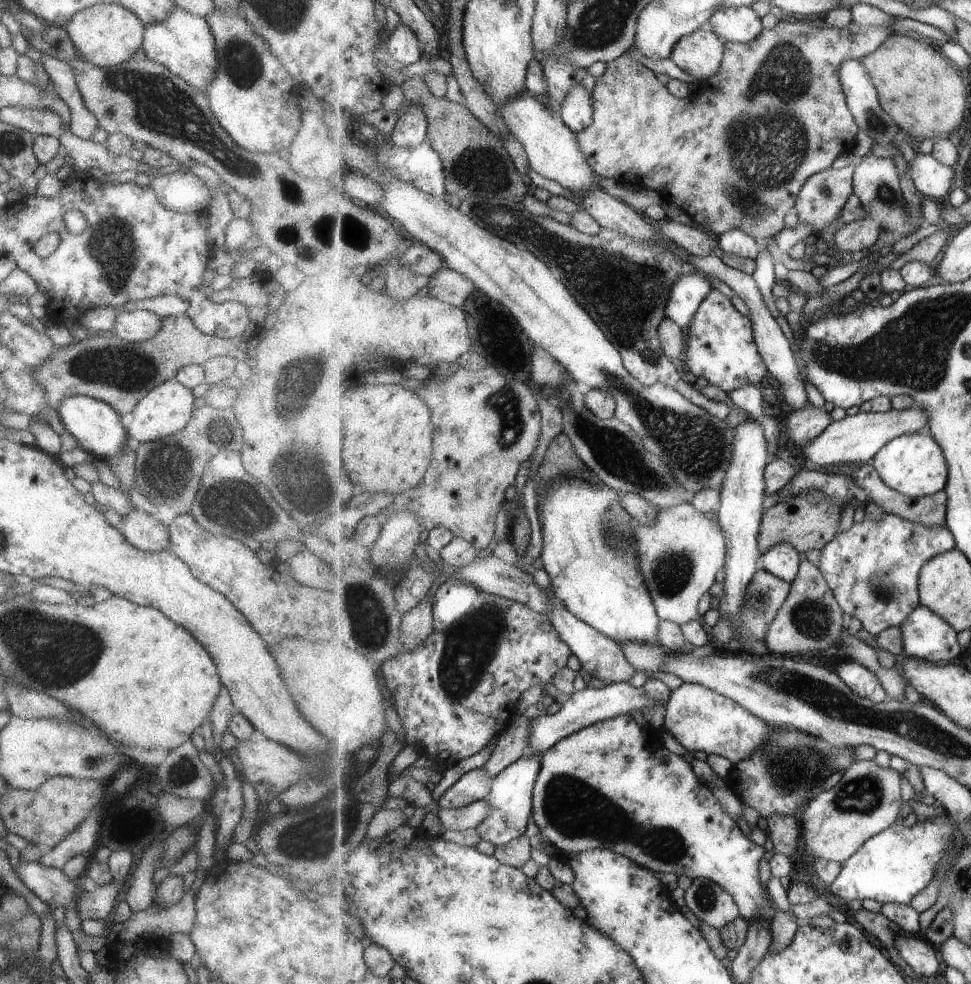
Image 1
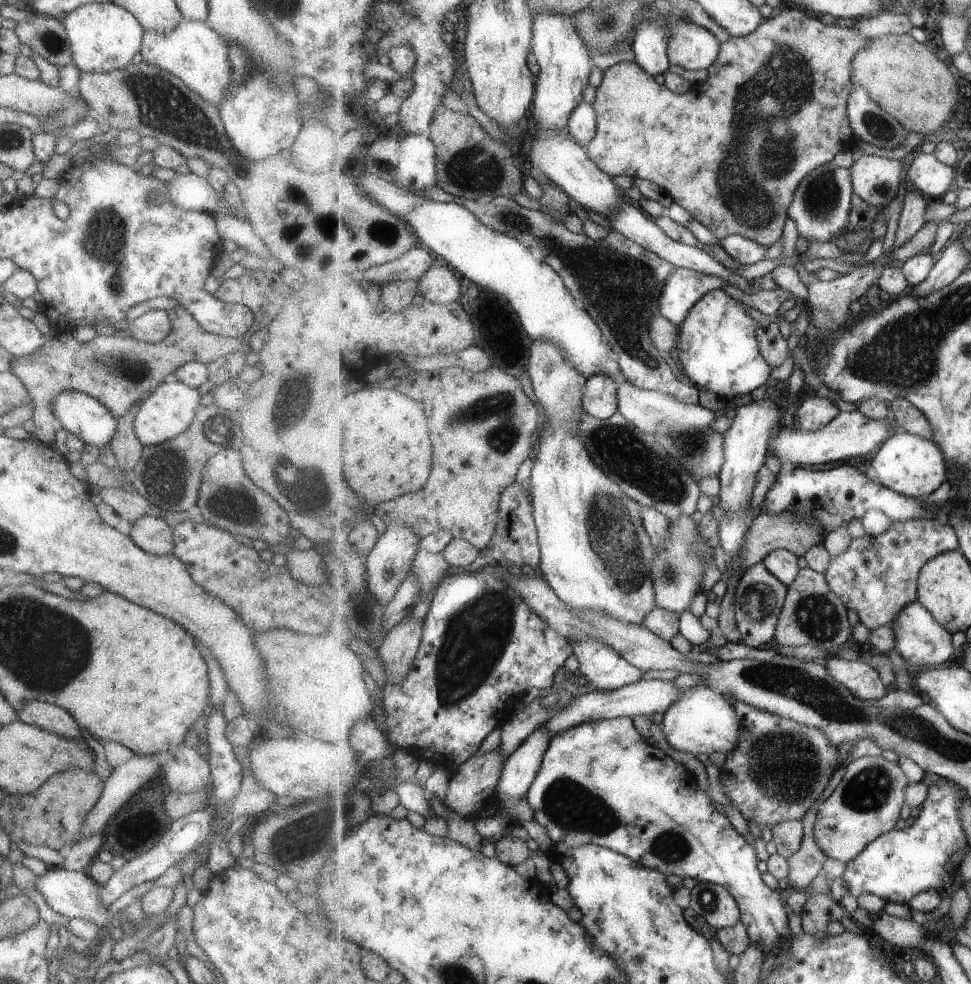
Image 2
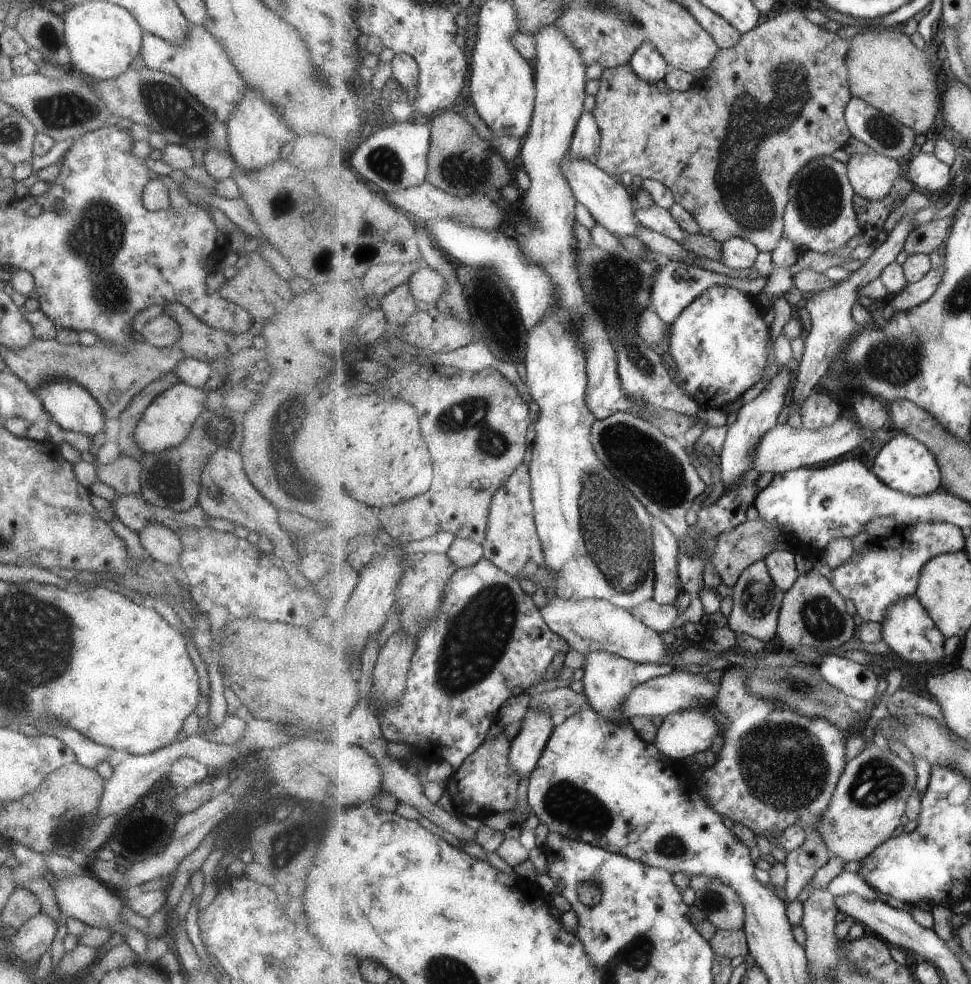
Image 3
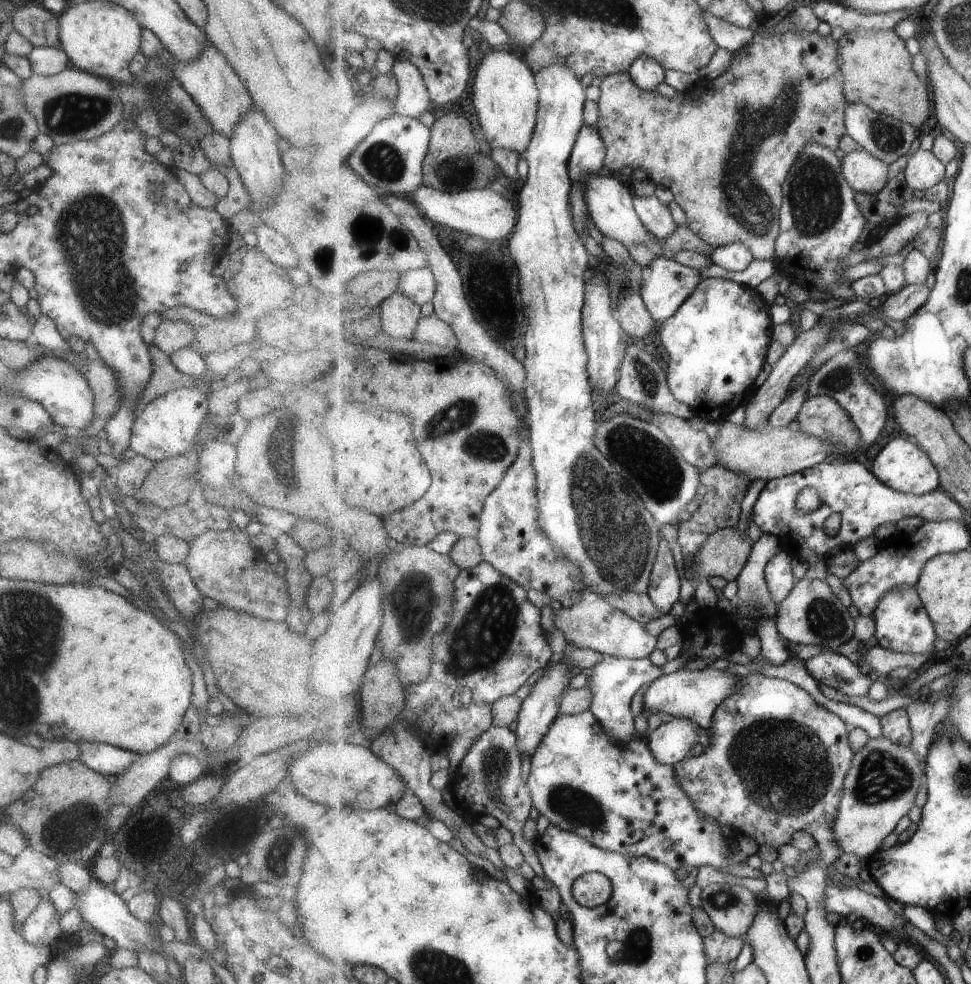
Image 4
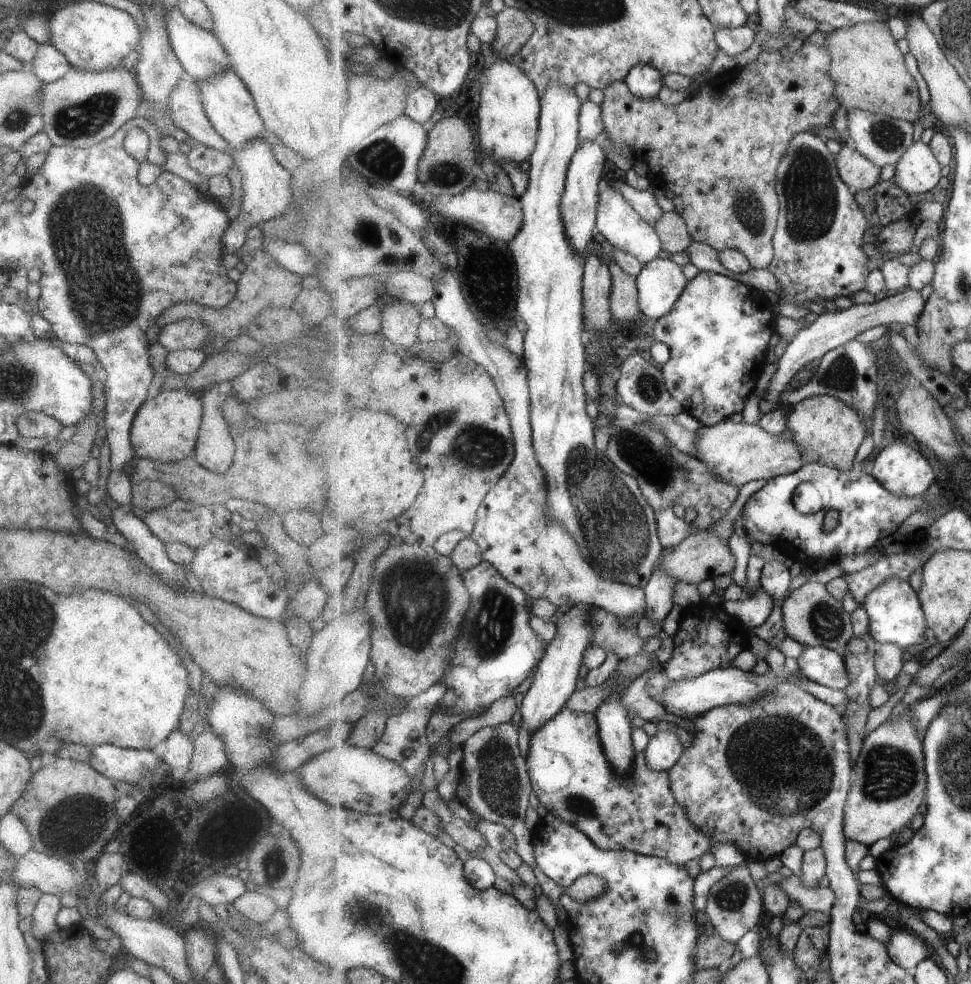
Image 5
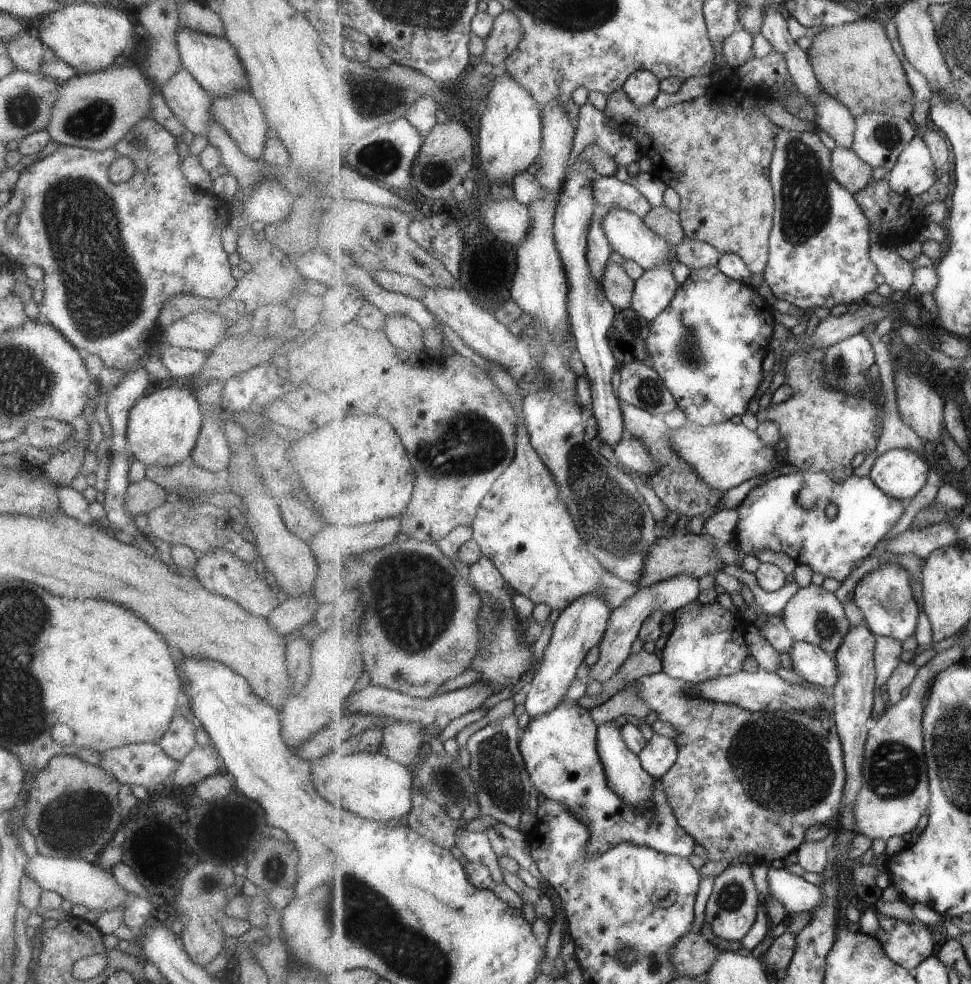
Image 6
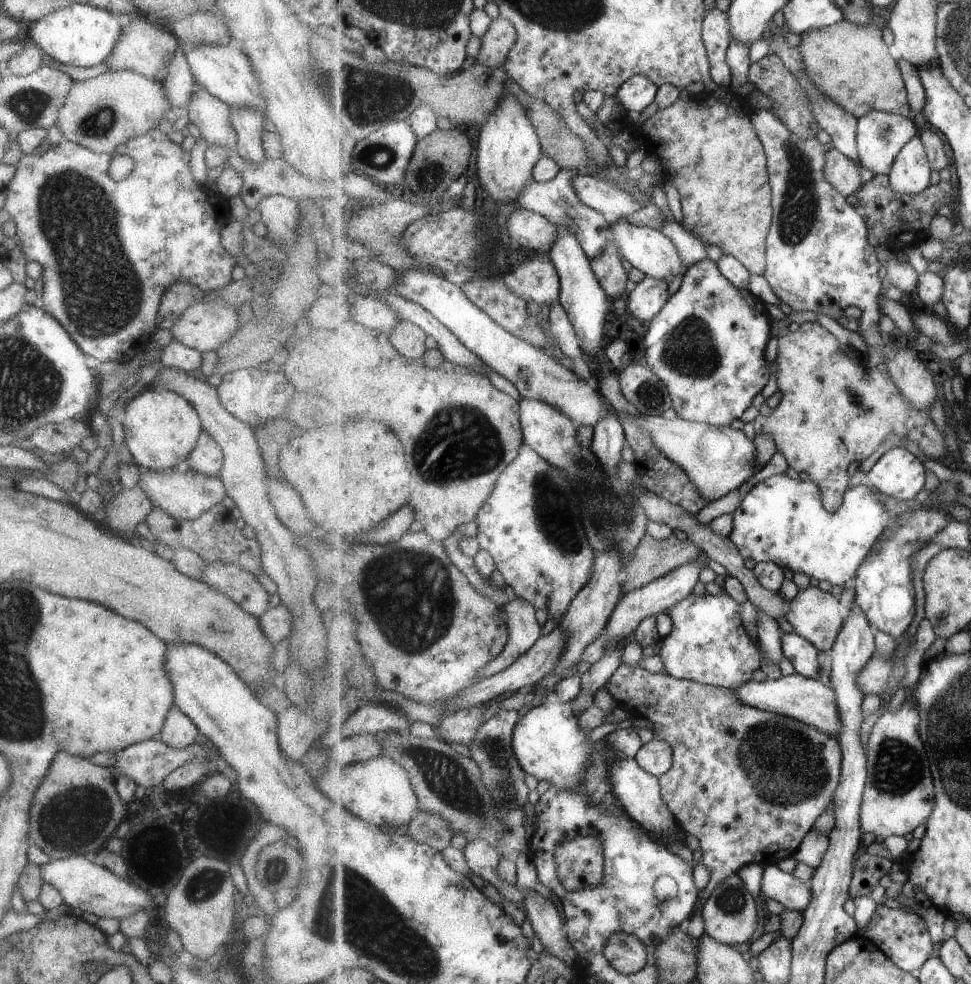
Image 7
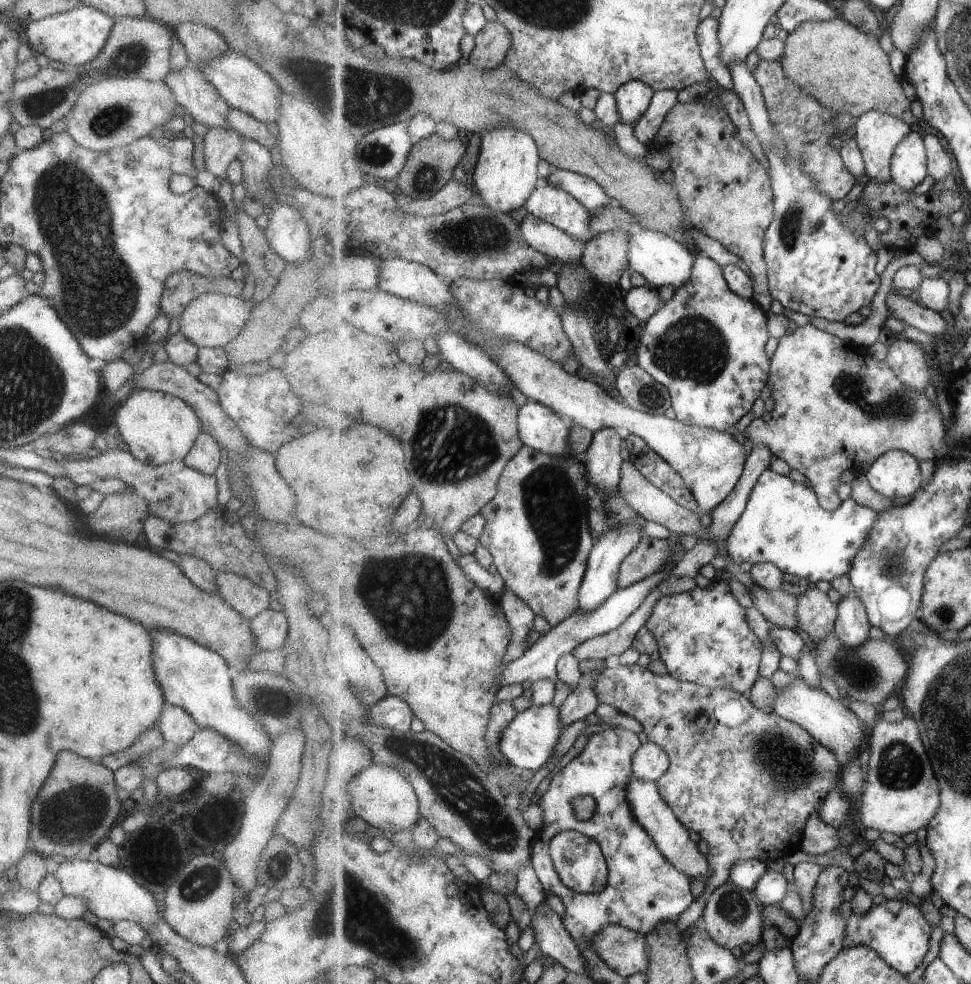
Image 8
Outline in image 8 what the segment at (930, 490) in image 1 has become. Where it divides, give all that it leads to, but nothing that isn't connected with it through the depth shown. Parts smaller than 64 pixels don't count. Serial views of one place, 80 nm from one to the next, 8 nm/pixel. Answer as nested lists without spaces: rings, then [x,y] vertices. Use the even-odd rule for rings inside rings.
[[[899,449],[878,458],[868,468],[866,477],[877,492],[890,499],[913,496],[923,486],[919,459]]]

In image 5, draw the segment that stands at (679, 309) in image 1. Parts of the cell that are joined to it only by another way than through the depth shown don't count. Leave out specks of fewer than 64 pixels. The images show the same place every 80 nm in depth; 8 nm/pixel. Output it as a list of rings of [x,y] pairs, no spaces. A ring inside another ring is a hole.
[[[662,256],[649,262],[649,264],[645,264],[643,271],[636,280],[639,304],[641,304],[643,314],[655,322],[670,314],[671,310],[674,310],[675,306],[677,306],[681,294],[687,290],[687,284],[689,282],[691,282],[691,279],[687,280],[687,276],[683,274],[681,266],[671,260],[662,259]]]

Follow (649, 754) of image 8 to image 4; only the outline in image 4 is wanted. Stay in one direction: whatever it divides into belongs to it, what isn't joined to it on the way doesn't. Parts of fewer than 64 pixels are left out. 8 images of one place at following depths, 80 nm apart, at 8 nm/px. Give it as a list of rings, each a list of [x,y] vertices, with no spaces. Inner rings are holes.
[[[674,717],[666,724],[659,725],[648,736],[651,752],[663,764],[675,766],[689,757],[691,748],[699,742],[697,725],[692,719]]]

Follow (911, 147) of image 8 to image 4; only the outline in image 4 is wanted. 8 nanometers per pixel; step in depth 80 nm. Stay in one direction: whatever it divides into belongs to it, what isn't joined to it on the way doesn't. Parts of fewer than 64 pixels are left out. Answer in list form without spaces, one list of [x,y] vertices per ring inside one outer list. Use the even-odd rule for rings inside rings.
[[[917,149],[907,160],[903,170],[907,184],[913,190],[929,190],[945,178],[945,164],[933,154],[932,149]]]

